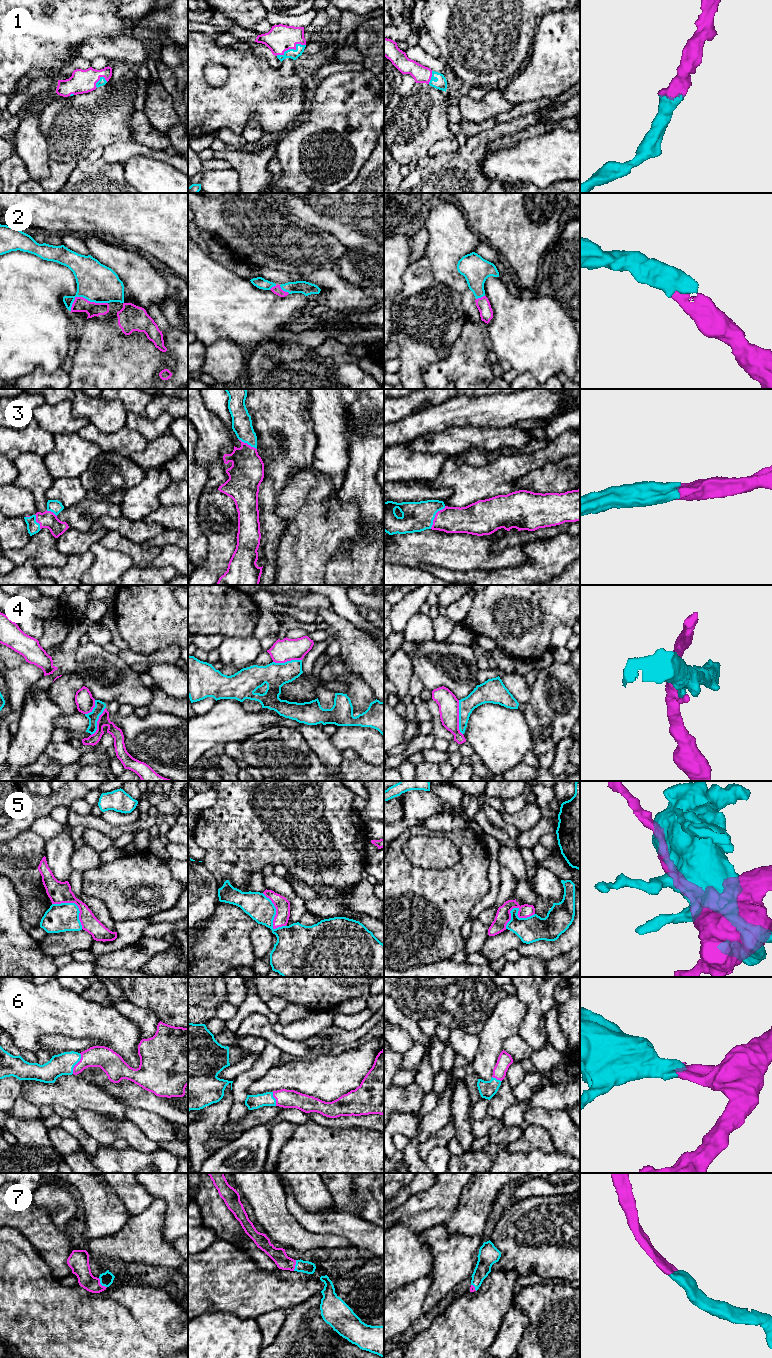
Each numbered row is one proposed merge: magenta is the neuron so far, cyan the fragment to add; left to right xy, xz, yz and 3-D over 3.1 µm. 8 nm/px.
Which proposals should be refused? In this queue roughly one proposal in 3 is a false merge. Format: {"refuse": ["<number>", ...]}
{"refuse": ["4", "5"]}

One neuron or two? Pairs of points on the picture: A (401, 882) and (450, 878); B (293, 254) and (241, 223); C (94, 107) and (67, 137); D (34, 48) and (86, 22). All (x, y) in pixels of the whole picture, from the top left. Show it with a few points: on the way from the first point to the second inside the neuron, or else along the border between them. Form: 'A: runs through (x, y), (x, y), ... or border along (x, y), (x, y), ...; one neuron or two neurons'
A: runs through (413, 882), (438, 882); one neuron
B: runs through (280, 241), (254, 227); one neuron
C: runs through (90, 114), (74, 130); one neuron
D: runs through (46, 35), (56, 25), (73, 22); one neuron

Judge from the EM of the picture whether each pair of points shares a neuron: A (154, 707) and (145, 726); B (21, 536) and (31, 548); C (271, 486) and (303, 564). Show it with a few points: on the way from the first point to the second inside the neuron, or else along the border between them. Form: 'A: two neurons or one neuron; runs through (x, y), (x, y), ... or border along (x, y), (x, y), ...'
A: two neurons; border along (149, 712), (166, 712), (175, 716)
B: two neurons; border along (31, 536), (30, 540), (23, 547), (10, 550)
C: two neurons; border along (289, 479), (277, 497), (276, 513), (284, 521)

